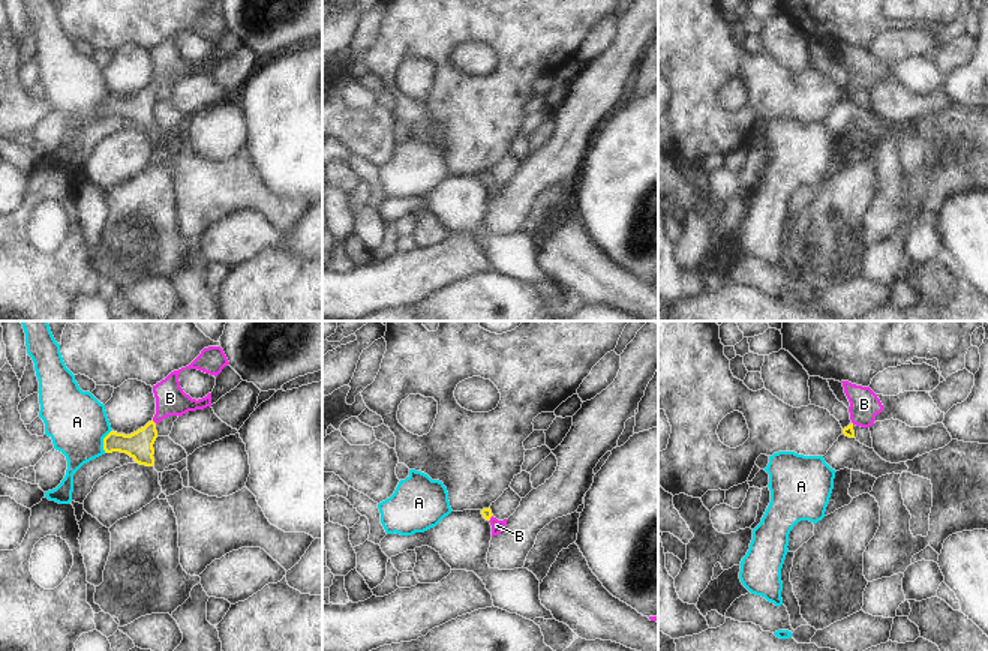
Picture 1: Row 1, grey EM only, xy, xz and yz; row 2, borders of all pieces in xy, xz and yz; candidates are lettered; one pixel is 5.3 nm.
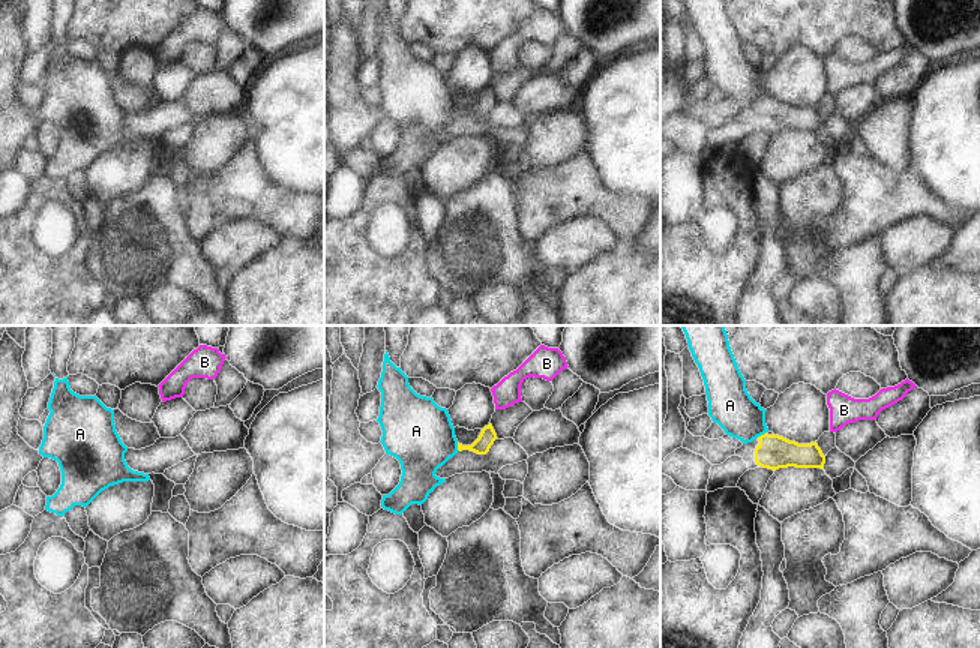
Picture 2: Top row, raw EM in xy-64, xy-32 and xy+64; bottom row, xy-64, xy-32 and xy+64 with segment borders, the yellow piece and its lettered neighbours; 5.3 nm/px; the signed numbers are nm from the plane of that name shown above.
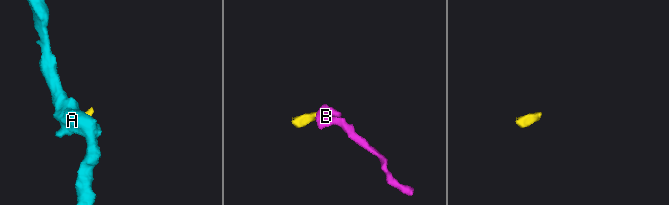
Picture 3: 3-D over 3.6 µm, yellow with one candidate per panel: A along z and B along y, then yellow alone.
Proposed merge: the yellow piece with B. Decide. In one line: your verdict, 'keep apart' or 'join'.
join

